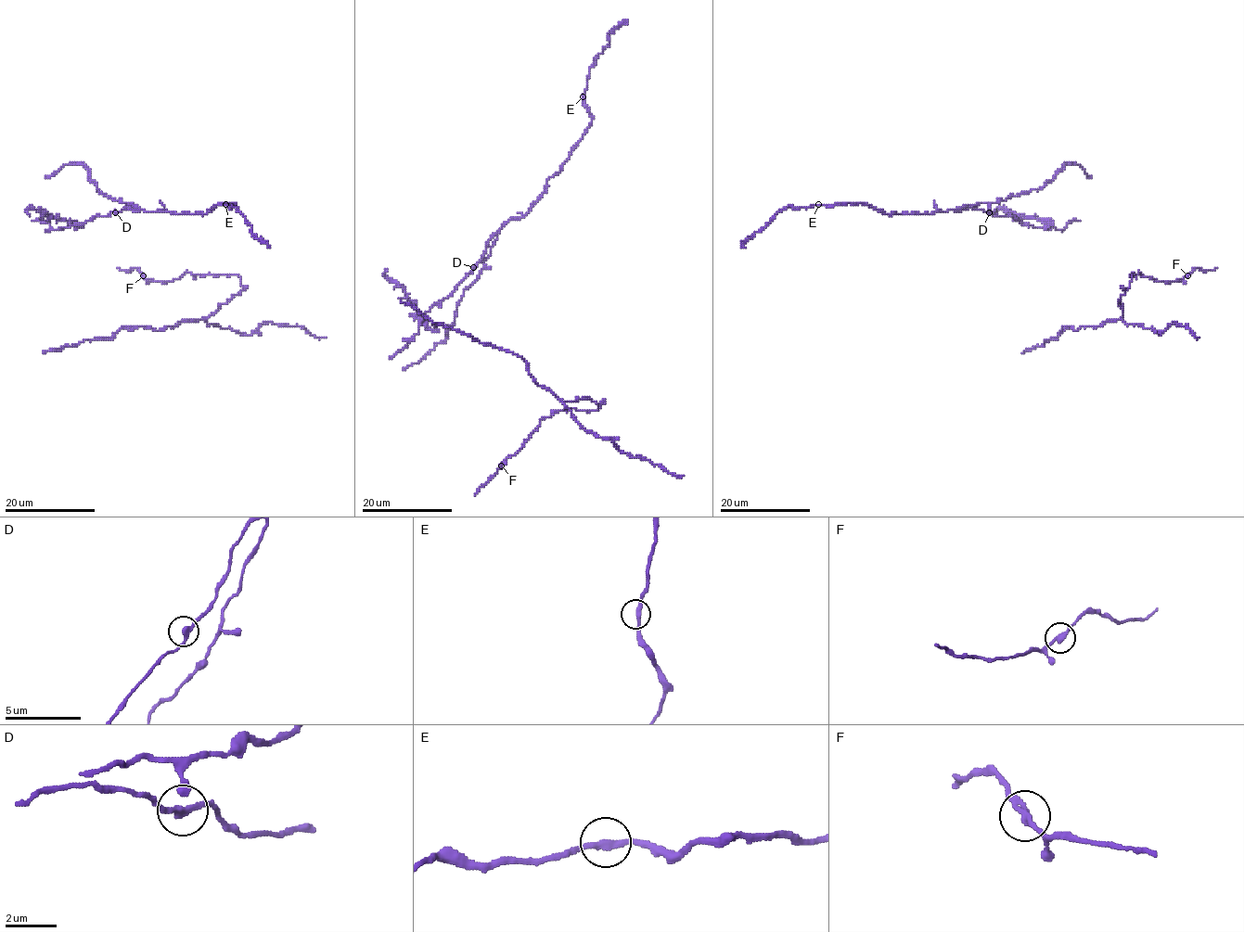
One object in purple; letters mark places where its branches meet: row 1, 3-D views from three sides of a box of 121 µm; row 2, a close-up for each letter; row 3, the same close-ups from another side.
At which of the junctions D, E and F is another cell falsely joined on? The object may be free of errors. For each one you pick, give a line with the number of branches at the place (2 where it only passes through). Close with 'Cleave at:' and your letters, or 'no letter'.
Cleave at: no letter

